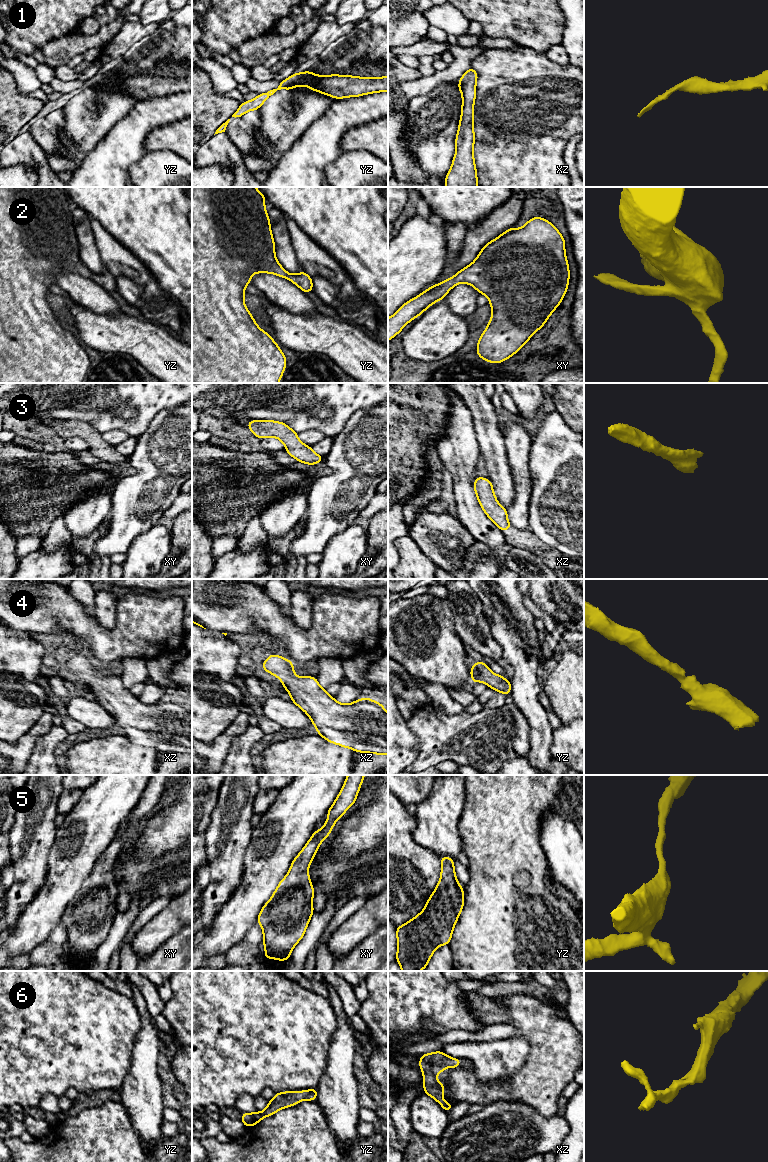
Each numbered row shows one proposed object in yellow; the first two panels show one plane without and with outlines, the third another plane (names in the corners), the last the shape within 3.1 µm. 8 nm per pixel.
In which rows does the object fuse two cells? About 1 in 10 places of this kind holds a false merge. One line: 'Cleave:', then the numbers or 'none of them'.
Cleave: none of them

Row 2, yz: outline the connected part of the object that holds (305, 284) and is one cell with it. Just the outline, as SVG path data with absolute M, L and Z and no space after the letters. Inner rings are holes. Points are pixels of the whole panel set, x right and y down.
M192 187L192 383L279 383L286 368L285 354L265 331L259 328L244 303L245 286L251 284L254 273L271 273L286 278L305 293L313 291L312 278L304 271L288 273L277 261L263 193L255 187Z

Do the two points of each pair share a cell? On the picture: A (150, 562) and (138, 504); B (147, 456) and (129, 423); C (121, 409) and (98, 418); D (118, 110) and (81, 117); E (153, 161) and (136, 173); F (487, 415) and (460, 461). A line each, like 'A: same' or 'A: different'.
A: different
B: different
C: same
D: same
E: same
F: different

